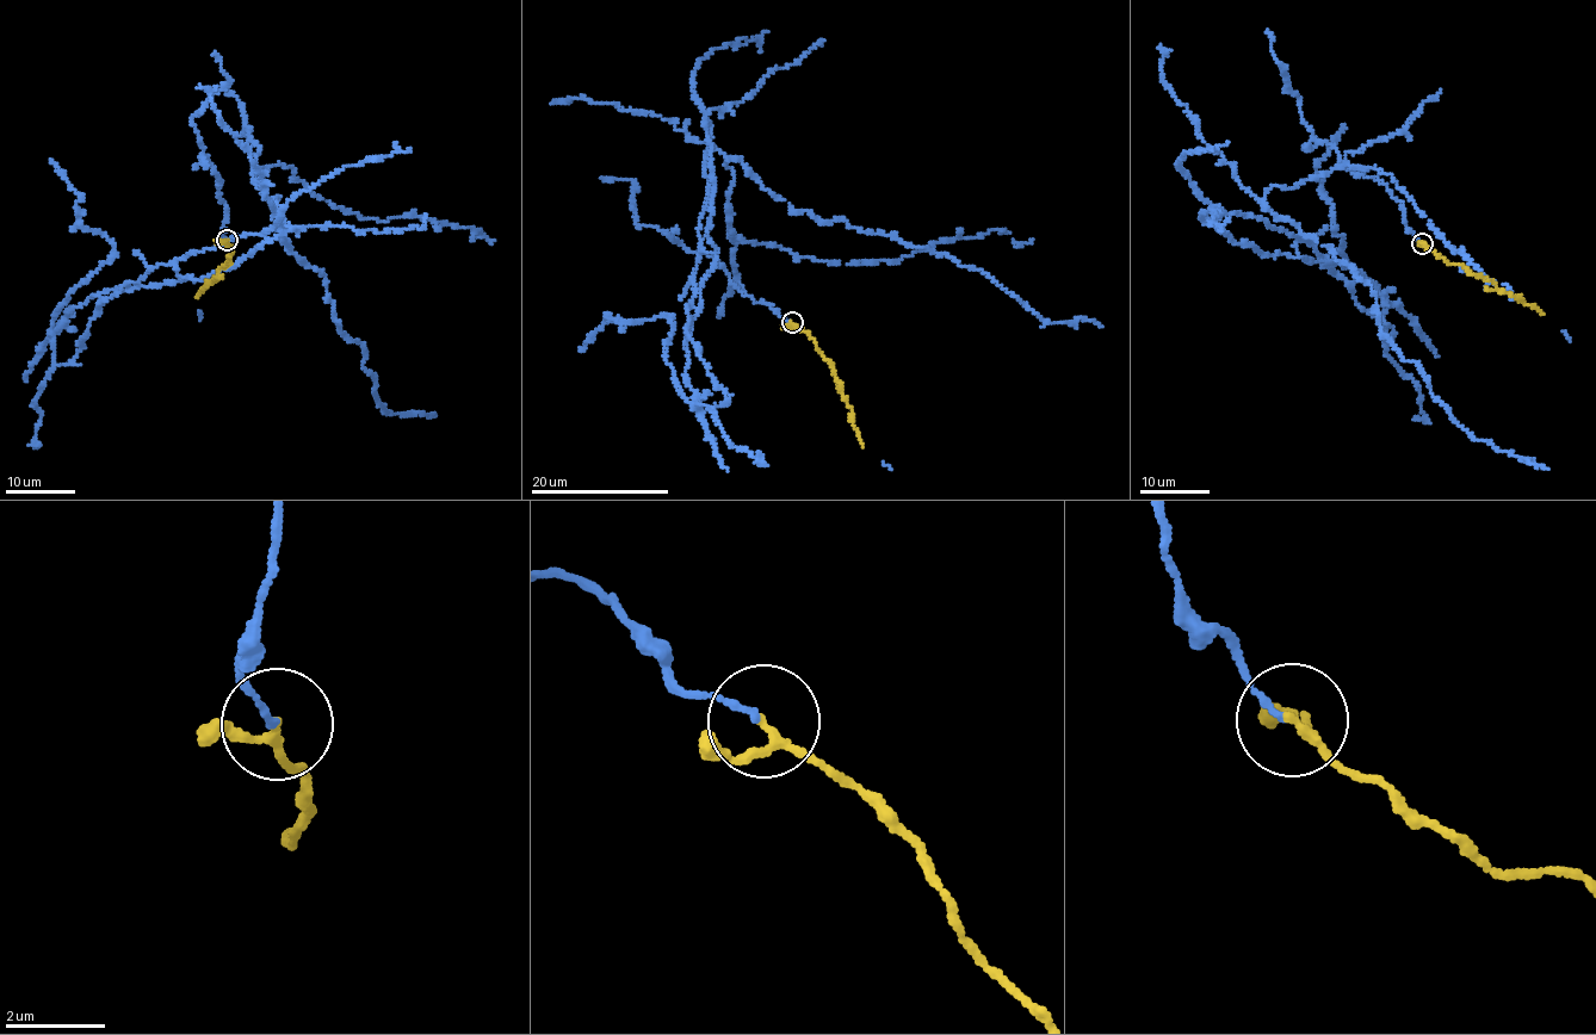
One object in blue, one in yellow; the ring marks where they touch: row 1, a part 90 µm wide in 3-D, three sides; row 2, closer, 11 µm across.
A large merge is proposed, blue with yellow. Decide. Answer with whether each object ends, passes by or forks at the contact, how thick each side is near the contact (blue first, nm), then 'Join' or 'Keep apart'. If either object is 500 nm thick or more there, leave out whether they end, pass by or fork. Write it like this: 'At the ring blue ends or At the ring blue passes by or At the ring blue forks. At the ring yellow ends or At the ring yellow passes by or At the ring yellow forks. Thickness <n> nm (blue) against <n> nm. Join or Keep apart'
At the ring blue ends. At the ring yellow passes by. Thickness 120 nm (blue) against 150 nm. Join

